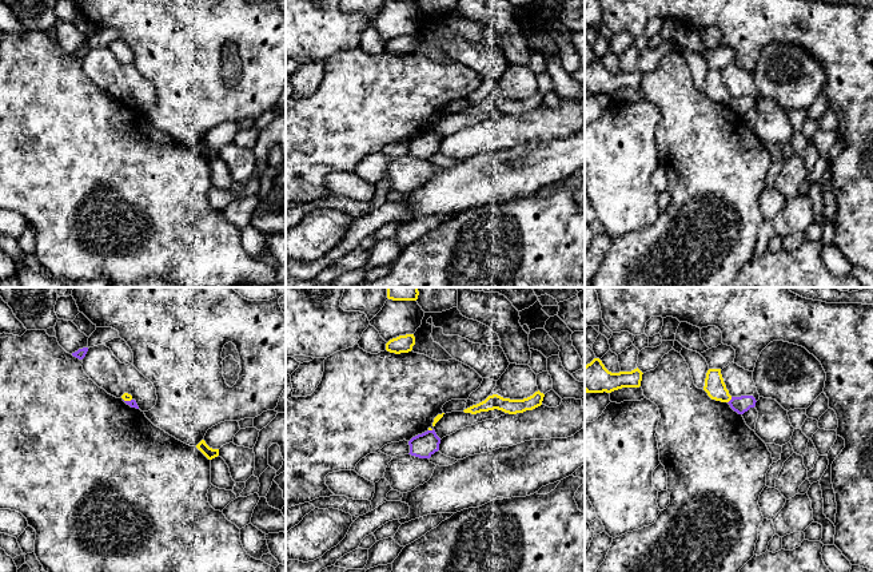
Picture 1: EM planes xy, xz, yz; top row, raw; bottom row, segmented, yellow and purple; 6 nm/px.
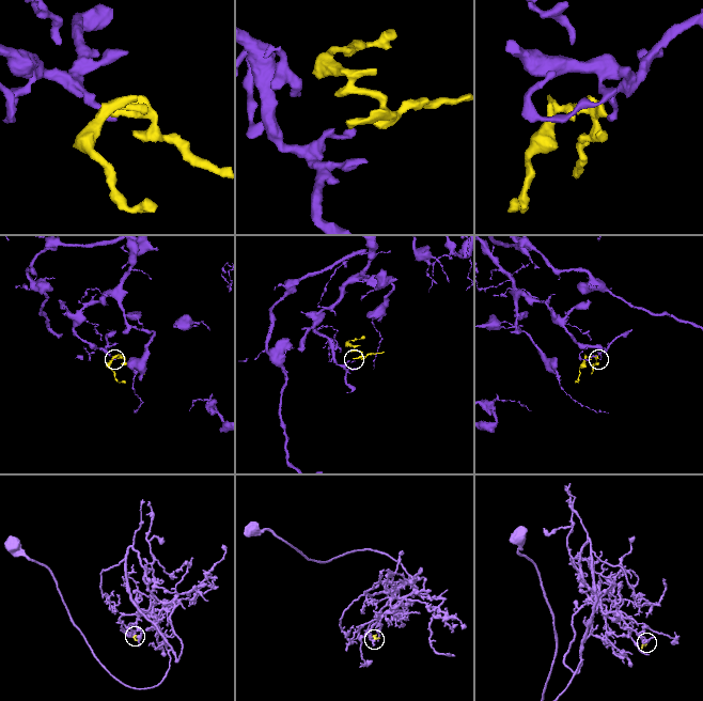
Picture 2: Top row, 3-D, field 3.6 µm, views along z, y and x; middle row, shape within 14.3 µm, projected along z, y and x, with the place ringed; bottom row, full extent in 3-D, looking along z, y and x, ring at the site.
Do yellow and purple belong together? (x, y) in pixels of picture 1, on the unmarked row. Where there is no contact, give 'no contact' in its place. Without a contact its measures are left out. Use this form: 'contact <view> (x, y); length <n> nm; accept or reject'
contact yz (730, 99); length 50 nm; reject

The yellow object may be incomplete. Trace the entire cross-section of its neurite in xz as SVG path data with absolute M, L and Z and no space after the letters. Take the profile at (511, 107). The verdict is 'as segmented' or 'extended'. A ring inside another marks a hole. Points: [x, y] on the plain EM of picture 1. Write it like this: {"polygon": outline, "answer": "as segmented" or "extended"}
{"polygon": "M539 91L523 100L510 100L510 99L503 99L498 95L493 95L493 96L489 96L485 102L477 106L473 106L465 110L463 112L477 115L481 112L498 110L509 115L517 115L517 114L523 114L526 111L533 111L541 107L543 98L545 95L541 94Z", "answer": "as segmented"}

